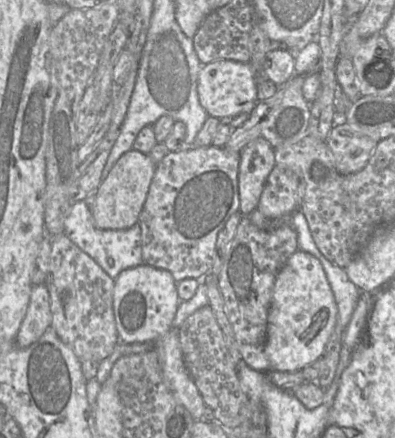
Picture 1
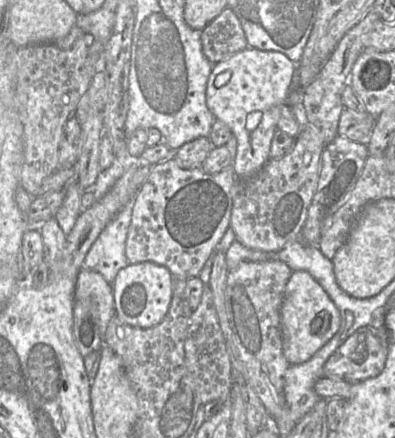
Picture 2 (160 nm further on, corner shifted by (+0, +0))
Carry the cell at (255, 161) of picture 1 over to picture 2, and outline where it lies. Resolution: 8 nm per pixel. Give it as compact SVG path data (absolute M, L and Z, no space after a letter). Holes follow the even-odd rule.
M247 47L227 59L213 63L206 88L206 104L215 119L223 121L231 130L237 141L237 150L232 166L237 180L246 180L254 176L270 159L272 138L277 129L277 120L280 105L287 103L291 92L291 83L297 72L297 64L279 51L260 50ZM222 73L229 74L228 83L220 88L214 85L216 76Z

